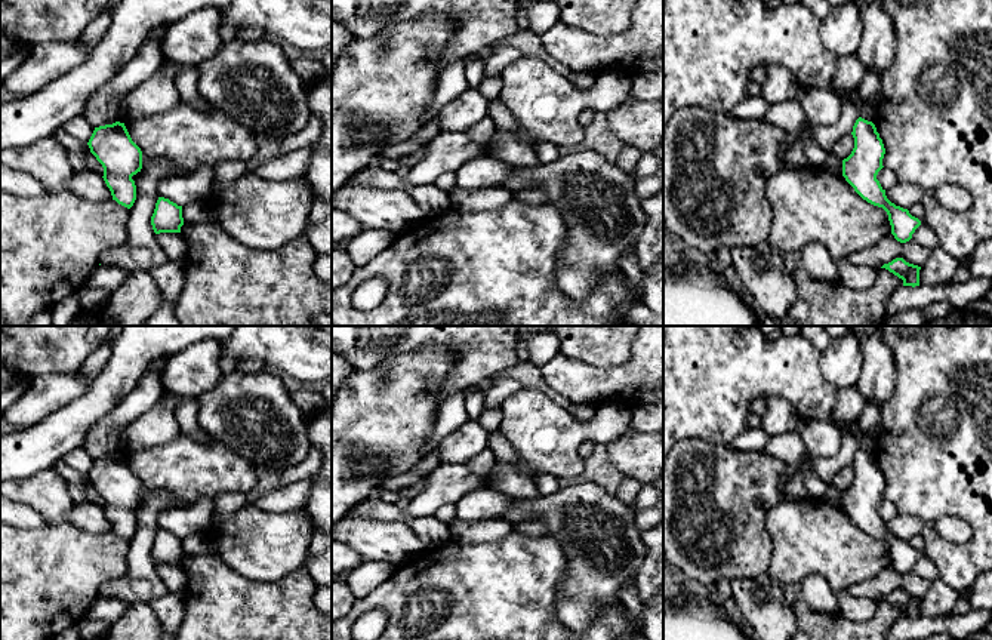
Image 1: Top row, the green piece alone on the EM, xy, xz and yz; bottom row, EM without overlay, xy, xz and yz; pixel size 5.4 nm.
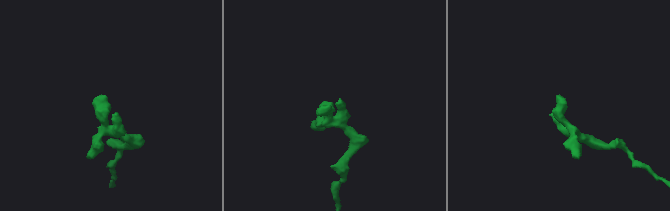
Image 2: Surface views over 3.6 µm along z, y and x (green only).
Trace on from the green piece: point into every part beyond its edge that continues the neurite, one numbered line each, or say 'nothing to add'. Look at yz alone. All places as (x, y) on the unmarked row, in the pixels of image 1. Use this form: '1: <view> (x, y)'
1: yz (850, 402)

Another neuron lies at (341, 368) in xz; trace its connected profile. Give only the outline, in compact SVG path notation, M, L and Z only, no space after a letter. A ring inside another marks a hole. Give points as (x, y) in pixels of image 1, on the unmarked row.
M332 353L332 404L343 381L351 375L352 370L354 367L346 359Z

